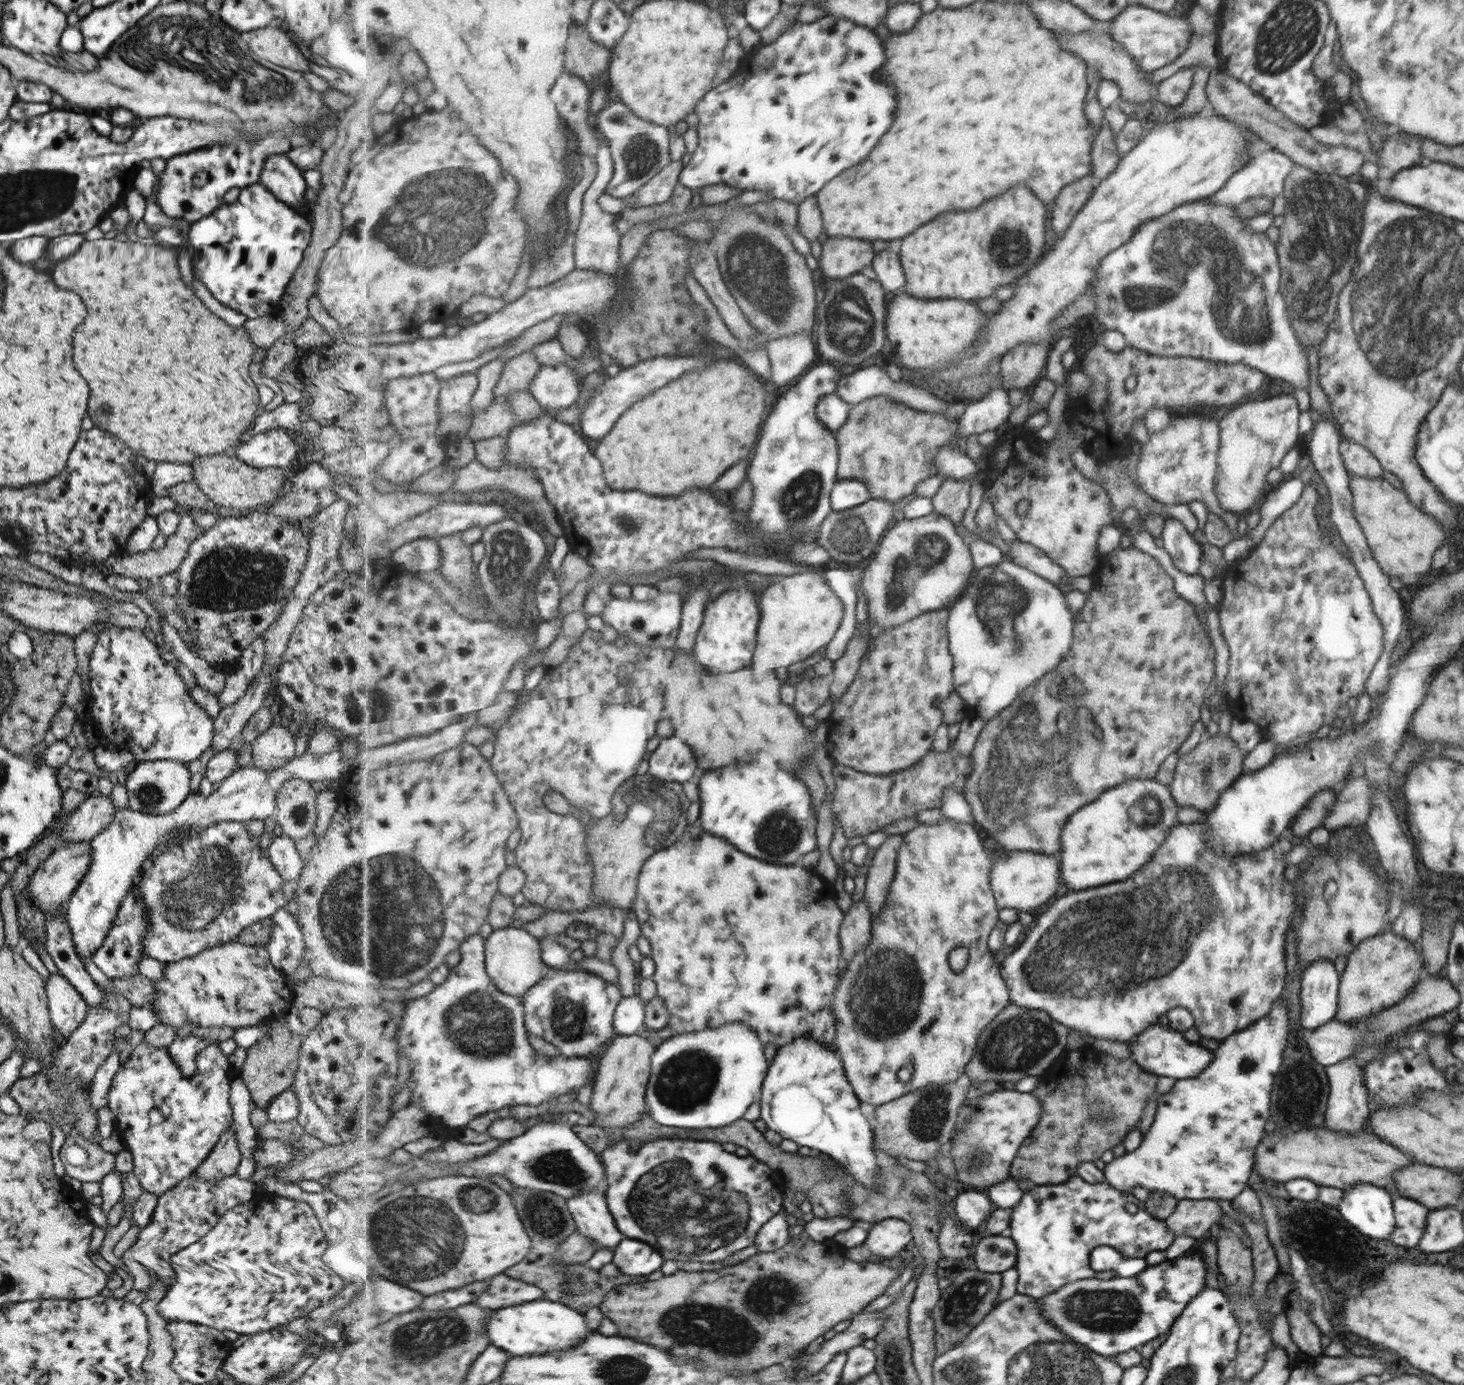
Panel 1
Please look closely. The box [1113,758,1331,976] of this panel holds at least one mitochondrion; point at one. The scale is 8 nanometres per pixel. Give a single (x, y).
(1148, 810)

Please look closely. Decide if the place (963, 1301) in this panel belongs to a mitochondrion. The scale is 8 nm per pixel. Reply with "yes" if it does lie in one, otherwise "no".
yes

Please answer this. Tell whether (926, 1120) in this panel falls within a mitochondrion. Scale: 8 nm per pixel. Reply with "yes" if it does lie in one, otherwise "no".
yes

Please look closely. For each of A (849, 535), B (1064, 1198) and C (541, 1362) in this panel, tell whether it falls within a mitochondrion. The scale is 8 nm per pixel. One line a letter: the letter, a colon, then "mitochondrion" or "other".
A: mitochondrion
B: other
C: other

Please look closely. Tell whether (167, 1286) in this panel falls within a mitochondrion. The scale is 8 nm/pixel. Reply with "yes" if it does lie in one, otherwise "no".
no

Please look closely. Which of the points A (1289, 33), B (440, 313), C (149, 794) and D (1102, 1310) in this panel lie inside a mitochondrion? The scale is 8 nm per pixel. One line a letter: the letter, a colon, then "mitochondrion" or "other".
A: mitochondrion
B: other
C: mitochondrion
D: mitochondrion

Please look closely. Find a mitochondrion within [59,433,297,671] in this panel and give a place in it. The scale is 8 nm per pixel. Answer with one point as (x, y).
(225, 581)

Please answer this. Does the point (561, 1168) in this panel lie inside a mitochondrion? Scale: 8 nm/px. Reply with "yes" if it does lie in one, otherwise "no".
yes

